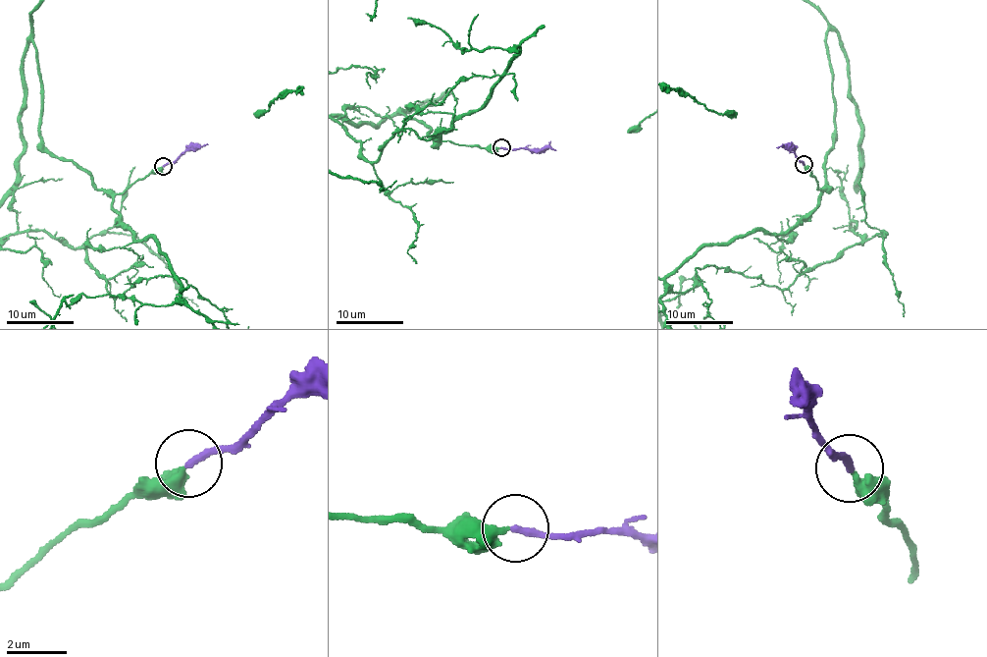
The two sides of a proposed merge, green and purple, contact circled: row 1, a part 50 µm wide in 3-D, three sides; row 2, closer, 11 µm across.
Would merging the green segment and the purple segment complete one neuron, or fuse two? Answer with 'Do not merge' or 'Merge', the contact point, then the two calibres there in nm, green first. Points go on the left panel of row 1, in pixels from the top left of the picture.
Merge. Place: (163, 166). Thickness 400 nm (green) against 240 nm

